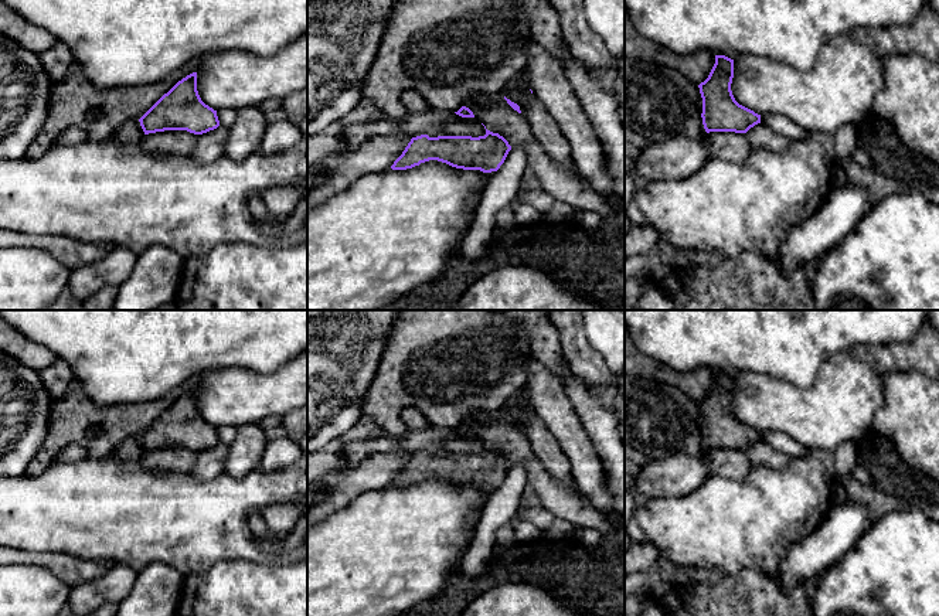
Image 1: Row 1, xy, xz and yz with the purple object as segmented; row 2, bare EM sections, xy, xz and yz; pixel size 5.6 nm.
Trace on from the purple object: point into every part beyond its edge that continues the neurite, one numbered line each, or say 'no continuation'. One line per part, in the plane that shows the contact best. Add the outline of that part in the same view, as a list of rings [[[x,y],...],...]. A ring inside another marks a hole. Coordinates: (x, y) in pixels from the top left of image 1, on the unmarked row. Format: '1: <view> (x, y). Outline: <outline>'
no continuation

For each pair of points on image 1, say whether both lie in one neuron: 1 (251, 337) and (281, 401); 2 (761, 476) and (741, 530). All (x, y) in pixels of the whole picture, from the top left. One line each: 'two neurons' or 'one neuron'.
1: two neurons
2: one neuron

